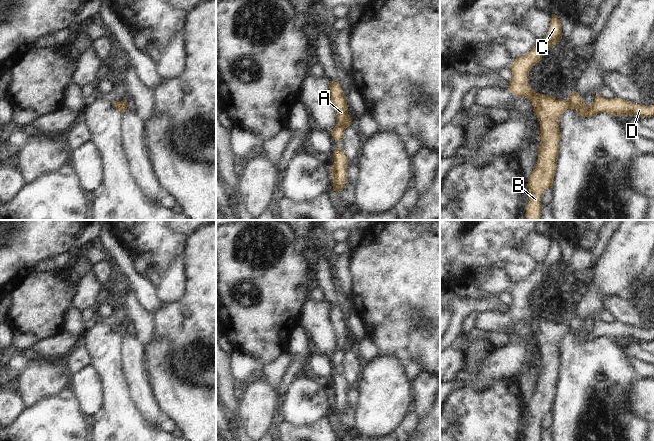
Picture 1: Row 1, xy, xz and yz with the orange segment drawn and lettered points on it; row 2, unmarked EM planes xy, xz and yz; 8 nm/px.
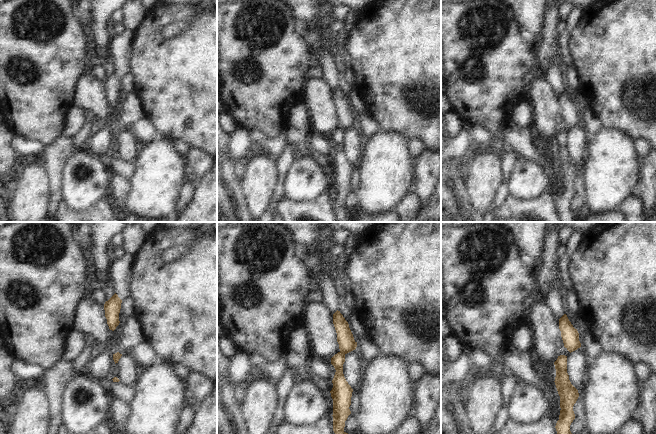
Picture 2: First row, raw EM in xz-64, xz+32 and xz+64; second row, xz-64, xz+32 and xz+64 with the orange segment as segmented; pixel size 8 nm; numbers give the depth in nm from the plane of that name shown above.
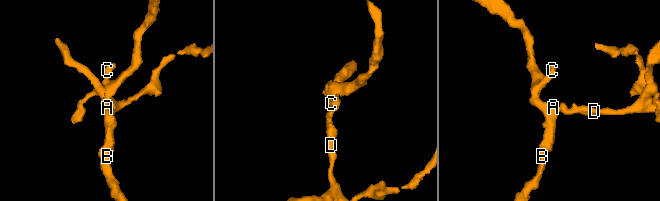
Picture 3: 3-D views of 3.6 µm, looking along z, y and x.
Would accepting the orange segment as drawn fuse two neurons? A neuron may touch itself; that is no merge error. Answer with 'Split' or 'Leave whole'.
Split.

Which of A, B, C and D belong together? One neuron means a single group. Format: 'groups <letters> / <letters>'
groups A B C / D

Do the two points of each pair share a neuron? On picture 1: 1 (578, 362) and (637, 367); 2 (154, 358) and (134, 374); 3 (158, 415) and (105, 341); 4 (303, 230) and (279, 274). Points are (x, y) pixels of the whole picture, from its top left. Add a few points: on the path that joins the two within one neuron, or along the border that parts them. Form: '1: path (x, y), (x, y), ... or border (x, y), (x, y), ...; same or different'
1: border (629, 359), (629, 367), (637, 376); different
2: border (145, 347), (147, 371), (152, 386); different
3: border (124, 343), (124, 373), (130, 390); different
4: border (294, 230), (298, 237); different

